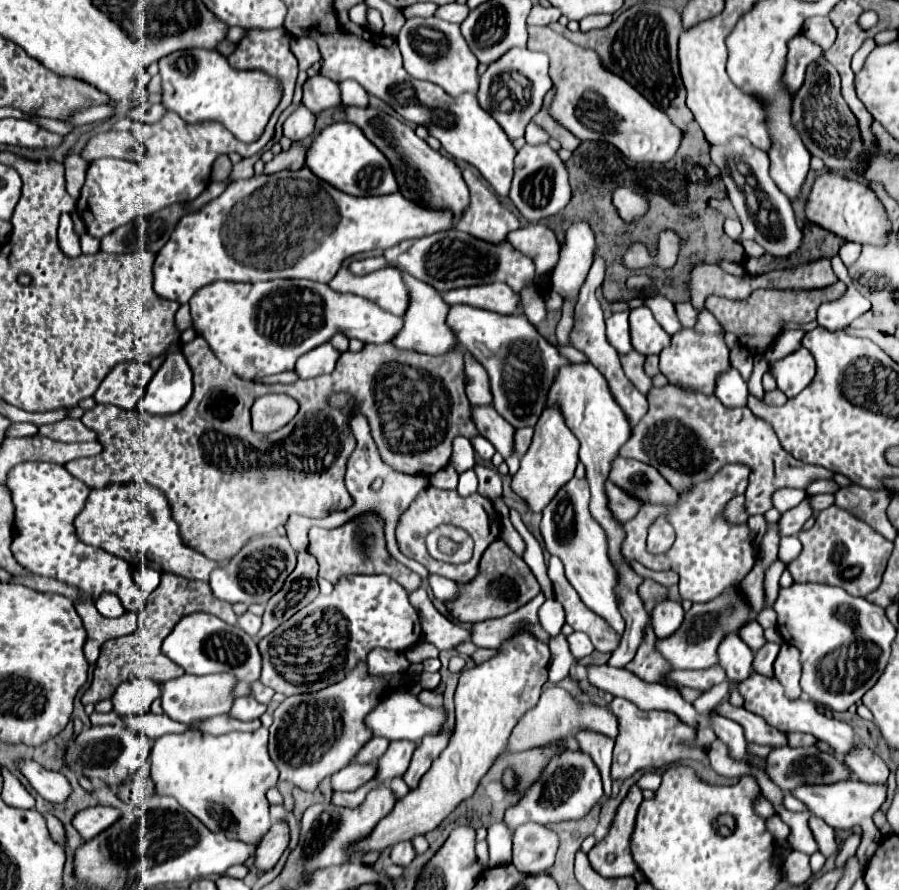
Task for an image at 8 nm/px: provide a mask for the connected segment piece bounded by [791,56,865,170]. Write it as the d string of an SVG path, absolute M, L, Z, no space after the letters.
M825 56L811 62L807 68L807 78L803 88L793 98L791 124L799 132L807 150L821 158L829 170L849 170L849 164L861 156L863 142L859 136L857 120L841 96L839 74L827 64Z

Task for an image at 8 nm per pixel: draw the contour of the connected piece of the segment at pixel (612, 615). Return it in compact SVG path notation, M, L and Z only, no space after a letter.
M569 480L555 498L543 508L541 536L545 550L553 556L559 556L565 566L565 576L571 586L577 590L581 600L589 610L601 616L617 634L625 632L625 620L619 612L617 586L619 586L619 568L609 556L609 544L605 530L593 518L589 510L589 484L587 480Z

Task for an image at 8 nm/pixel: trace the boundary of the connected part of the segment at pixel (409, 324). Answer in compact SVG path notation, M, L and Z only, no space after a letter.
M401 270L401 275L407 287L409 288L410 301L409 308L403 316L403 328L401 334L393 340L394 345L401 350L415 350L431 356L443 356L451 350L457 348L457 336L453 336L453 330L447 324L447 314L449 306L441 300L439 292L431 288L429 284L415 280L411 275Z

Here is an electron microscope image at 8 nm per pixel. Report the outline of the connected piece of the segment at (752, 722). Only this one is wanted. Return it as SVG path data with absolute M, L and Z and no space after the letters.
M731 702L717 704L717 714L741 724L745 728L745 738L755 744L767 744L767 746L785 746L787 744L787 736L783 732L769 726L761 716L745 708L737 708Z

